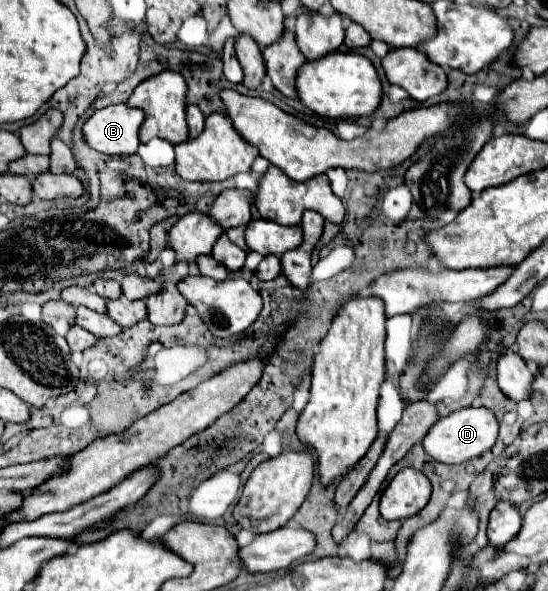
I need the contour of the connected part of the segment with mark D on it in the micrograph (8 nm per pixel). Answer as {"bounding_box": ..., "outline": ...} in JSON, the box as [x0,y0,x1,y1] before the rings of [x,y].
{"bounding_box":[423,408,497,464],"outline":[[[461,408],[445,418],[439,418],[439,422],[427,432],[423,438],[423,448],[431,458],[435,458],[441,464],[463,464],[471,458],[481,456],[487,452],[495,440],[497,440],[497,418],[487,408]]]}

